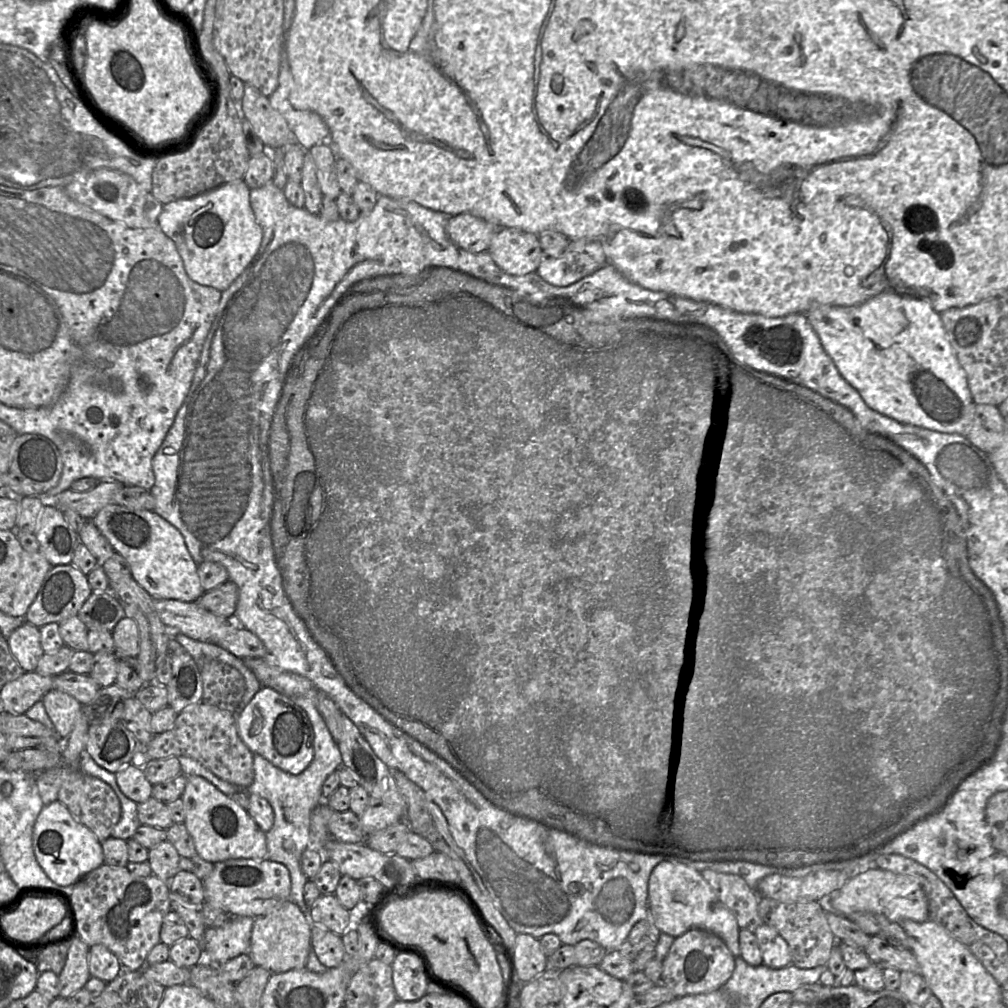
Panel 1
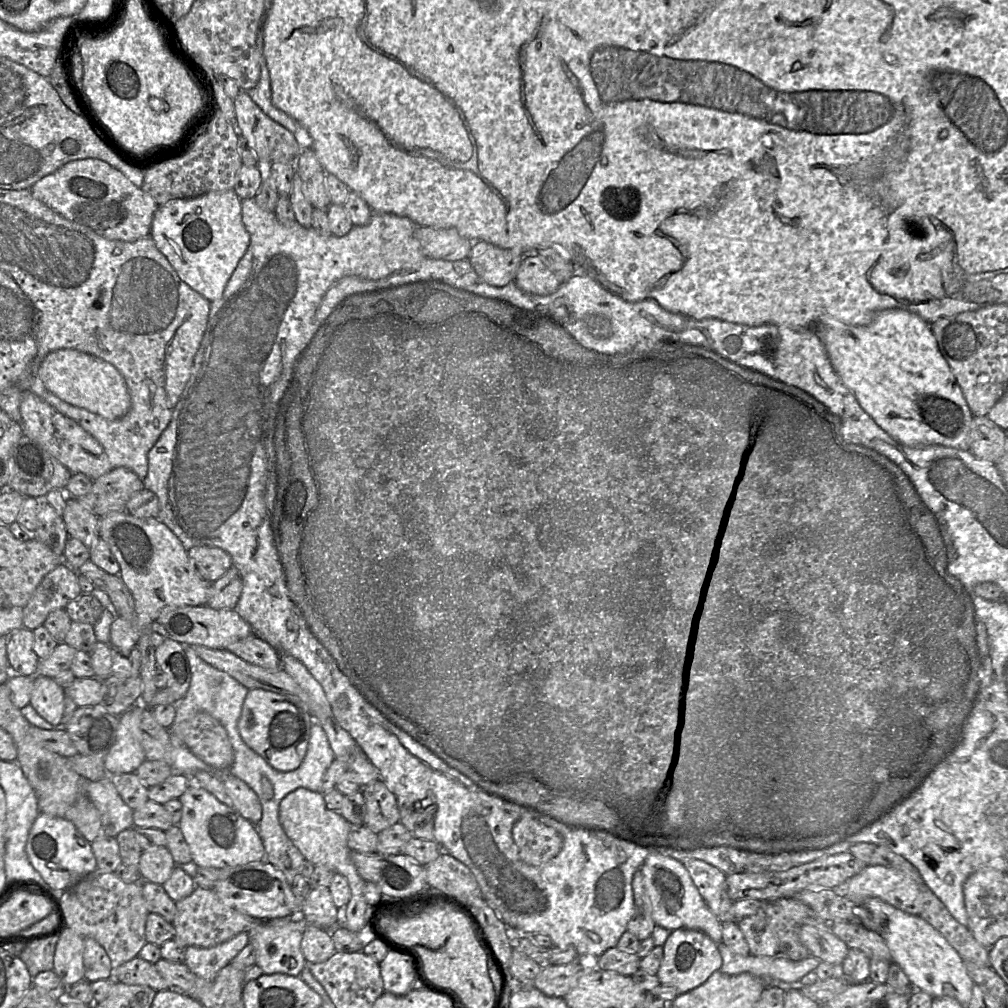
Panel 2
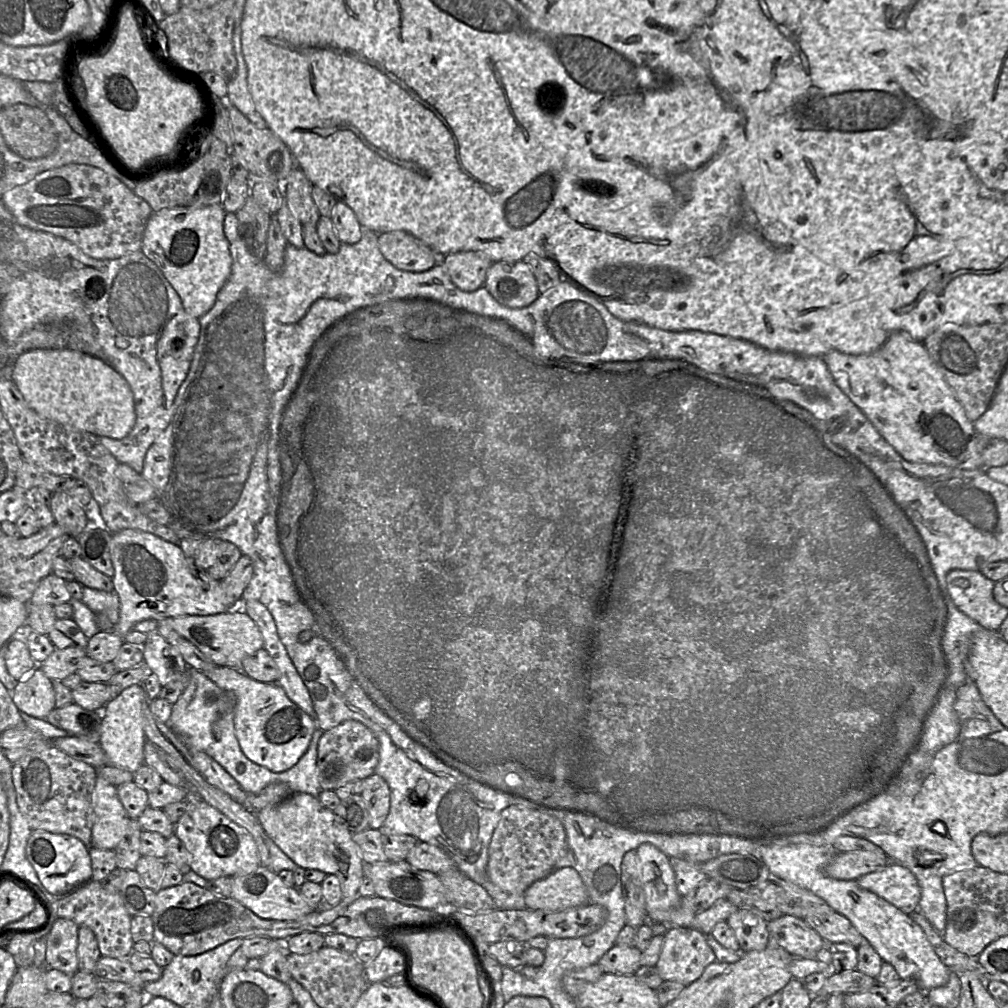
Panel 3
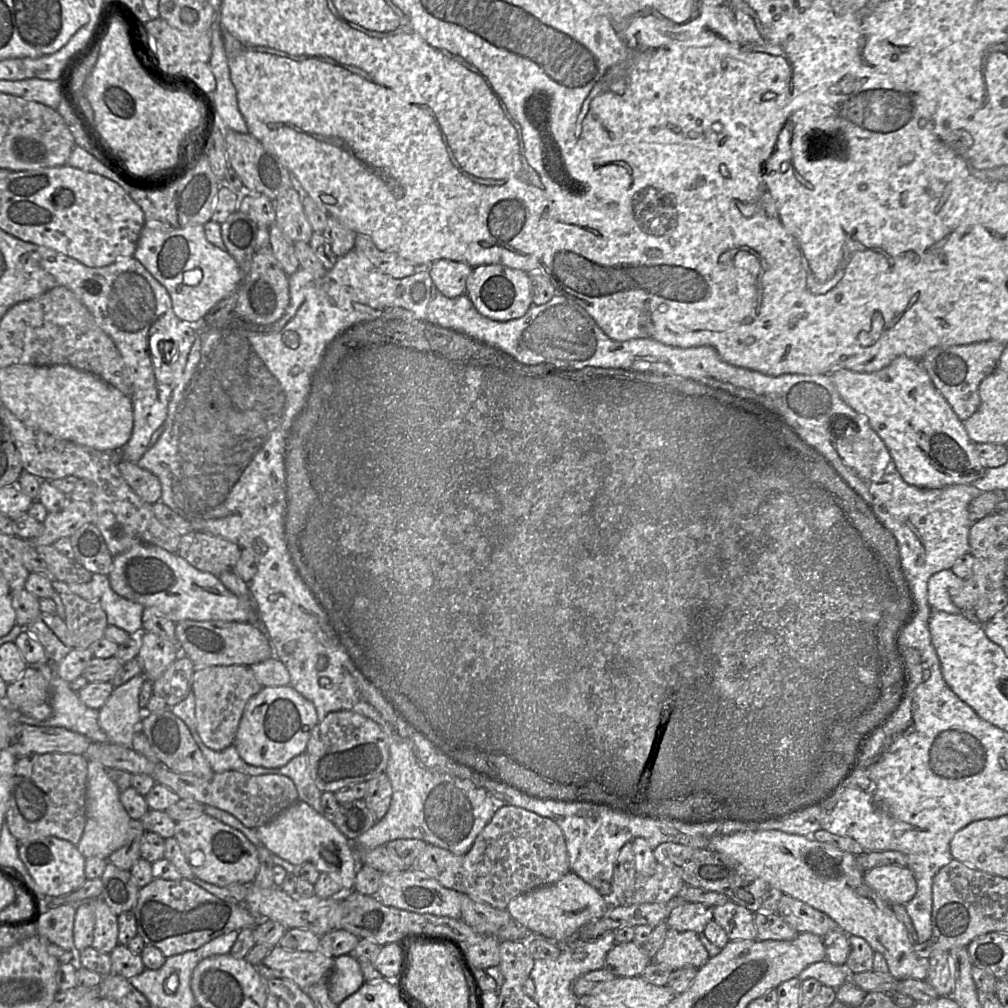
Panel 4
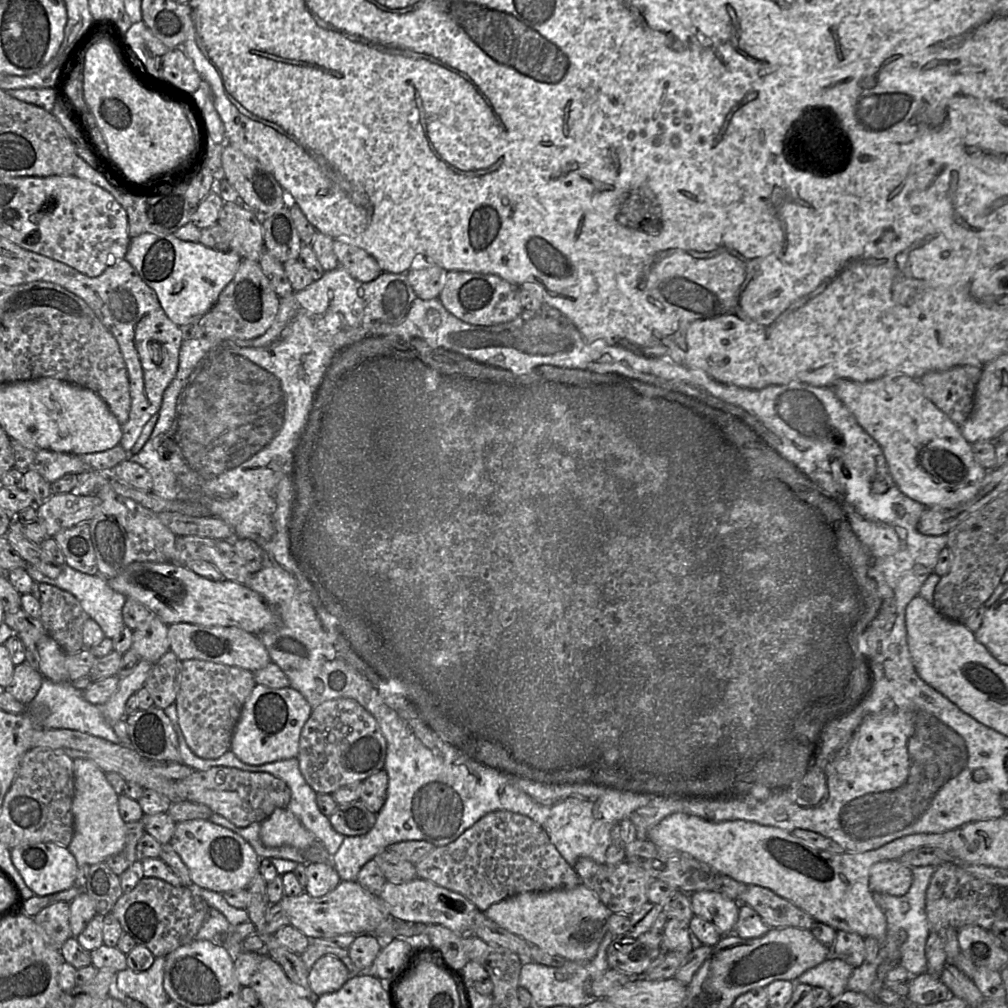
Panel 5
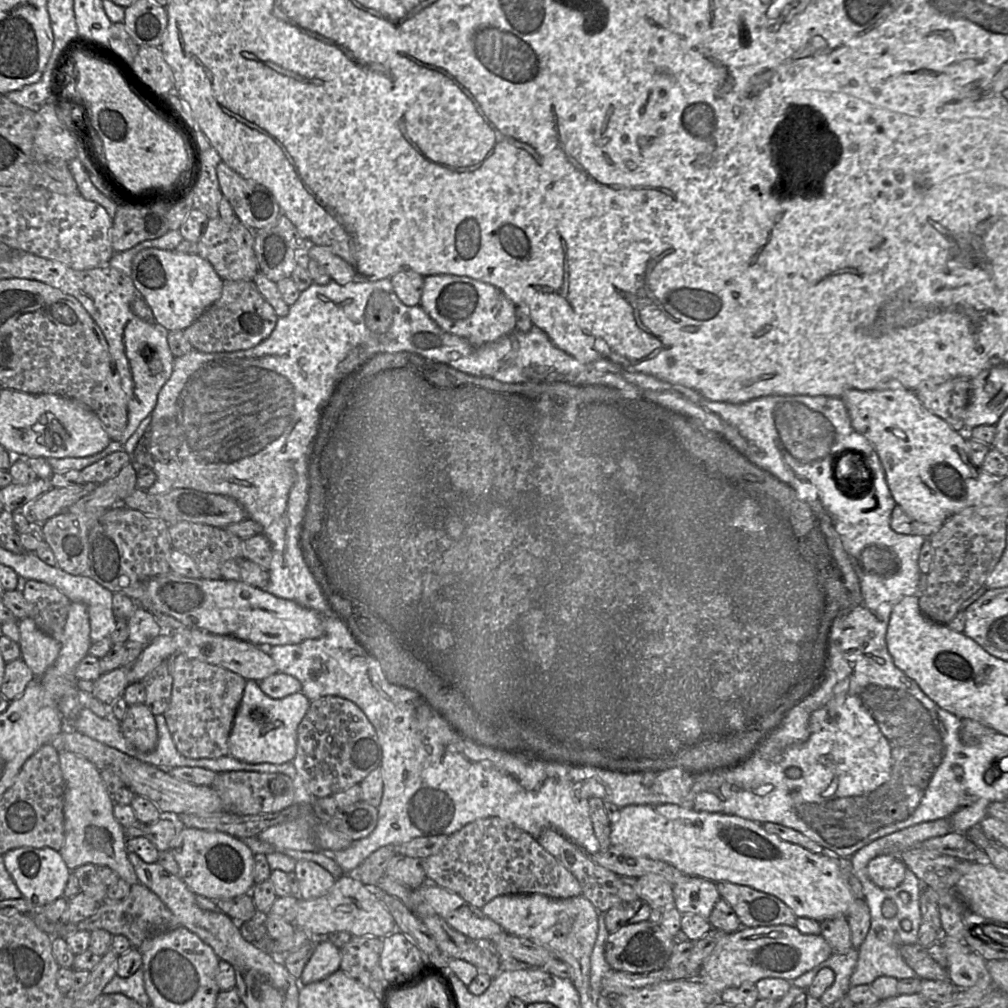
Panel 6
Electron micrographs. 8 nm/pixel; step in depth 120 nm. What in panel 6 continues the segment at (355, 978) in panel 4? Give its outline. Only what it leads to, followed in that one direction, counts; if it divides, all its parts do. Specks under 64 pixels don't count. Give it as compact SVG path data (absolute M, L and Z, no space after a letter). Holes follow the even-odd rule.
M326 937L316 938L318 943L315 951L299 978L301 985L320 981L340 968L340 950L333 945Z

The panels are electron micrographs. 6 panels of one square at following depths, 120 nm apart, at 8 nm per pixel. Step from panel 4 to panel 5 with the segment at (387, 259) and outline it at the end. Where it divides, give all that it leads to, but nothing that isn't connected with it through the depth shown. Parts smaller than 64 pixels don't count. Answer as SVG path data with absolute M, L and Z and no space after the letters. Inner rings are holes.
M334 240L334 252L338 266L345 269L354 279L369 282L383 272L373 256L347 240Z

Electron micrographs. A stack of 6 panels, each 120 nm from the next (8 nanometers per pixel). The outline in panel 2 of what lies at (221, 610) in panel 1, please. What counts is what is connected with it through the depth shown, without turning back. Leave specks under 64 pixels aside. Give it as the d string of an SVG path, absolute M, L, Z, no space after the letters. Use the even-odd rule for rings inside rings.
M232 566L226 574L210 585L207 606L222 610L235 609L243 590L239 570Z

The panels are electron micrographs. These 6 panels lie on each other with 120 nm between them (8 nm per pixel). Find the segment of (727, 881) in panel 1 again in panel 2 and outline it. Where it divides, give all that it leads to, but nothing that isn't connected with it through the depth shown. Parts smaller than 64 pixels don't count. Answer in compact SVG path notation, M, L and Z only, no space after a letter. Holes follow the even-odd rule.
M698 859L681 860L709 909L723 923L735 921L733 903L727 893L726 875Z

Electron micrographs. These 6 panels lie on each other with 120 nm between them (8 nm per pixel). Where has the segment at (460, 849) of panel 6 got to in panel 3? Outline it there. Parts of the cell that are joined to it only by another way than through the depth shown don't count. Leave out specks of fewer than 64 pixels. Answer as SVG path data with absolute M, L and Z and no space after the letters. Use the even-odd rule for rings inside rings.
M511 805L502 810L499 823L493 832L487 874L502 890L524 893L534 882L554 872L556 863L566 853L566 832L557 818L538 810ZM421 841L409 851L406 861L416 869L434 874L457 868L454 861L443 850Z

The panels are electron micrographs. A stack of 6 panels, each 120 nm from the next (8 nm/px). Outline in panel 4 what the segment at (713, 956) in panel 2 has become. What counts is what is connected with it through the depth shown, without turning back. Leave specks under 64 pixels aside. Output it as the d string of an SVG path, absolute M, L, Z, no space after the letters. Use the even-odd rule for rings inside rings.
M669 928L662 947L653 961L677 970L685 966L700 969L710 958L700 941L698 933L690 930L678 931Z

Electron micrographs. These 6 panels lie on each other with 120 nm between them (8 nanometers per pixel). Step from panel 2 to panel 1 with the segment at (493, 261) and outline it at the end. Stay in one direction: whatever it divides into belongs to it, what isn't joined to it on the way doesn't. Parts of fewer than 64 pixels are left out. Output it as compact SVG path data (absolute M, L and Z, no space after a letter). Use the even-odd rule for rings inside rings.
M499 228L487 252L503 272L514 276L536 272L543 255L537 235L514 228Z

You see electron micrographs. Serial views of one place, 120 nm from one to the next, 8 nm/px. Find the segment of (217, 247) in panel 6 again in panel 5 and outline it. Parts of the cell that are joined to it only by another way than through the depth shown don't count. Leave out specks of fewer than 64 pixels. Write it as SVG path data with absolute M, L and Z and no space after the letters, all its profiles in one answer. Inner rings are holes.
M240 202L224 203L217 224L229 235L230 251L238 253L242 260L259 261L264 251L263 221L251 209Z

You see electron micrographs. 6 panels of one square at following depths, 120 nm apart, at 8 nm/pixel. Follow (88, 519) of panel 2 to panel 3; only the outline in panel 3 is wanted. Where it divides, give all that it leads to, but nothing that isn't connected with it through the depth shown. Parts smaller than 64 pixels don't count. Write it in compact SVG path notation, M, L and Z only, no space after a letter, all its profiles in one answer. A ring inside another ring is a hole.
M54 492L49 509L55 523L61 526L69 536L77 537L89 524L84 507L66 492Z

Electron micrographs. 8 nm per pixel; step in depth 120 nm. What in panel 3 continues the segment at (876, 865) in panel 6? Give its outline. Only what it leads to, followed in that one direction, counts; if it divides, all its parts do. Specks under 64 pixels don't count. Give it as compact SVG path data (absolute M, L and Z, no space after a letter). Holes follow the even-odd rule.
M892 863L863 875L857 879L857 883L907 915L917 911L921 898L920 886L915 875L900 863Z

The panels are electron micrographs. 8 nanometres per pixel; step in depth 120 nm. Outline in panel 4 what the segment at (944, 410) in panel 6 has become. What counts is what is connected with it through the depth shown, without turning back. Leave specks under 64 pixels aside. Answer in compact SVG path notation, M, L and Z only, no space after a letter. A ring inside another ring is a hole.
M994 340L967 345L941 345L926 351L918 361L928 373L935 388L958 418L964 422L978 409L980 405L979 386L995 369L1005 346Z

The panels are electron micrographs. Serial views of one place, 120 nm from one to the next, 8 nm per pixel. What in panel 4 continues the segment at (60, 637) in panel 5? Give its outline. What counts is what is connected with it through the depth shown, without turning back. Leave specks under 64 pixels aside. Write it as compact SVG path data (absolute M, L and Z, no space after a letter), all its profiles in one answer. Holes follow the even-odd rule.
M52 580L65 610L64 622L73 641L74 649L87 649L104 637L108 626L104 610L99 603L91 603L72 593L67 583Z

